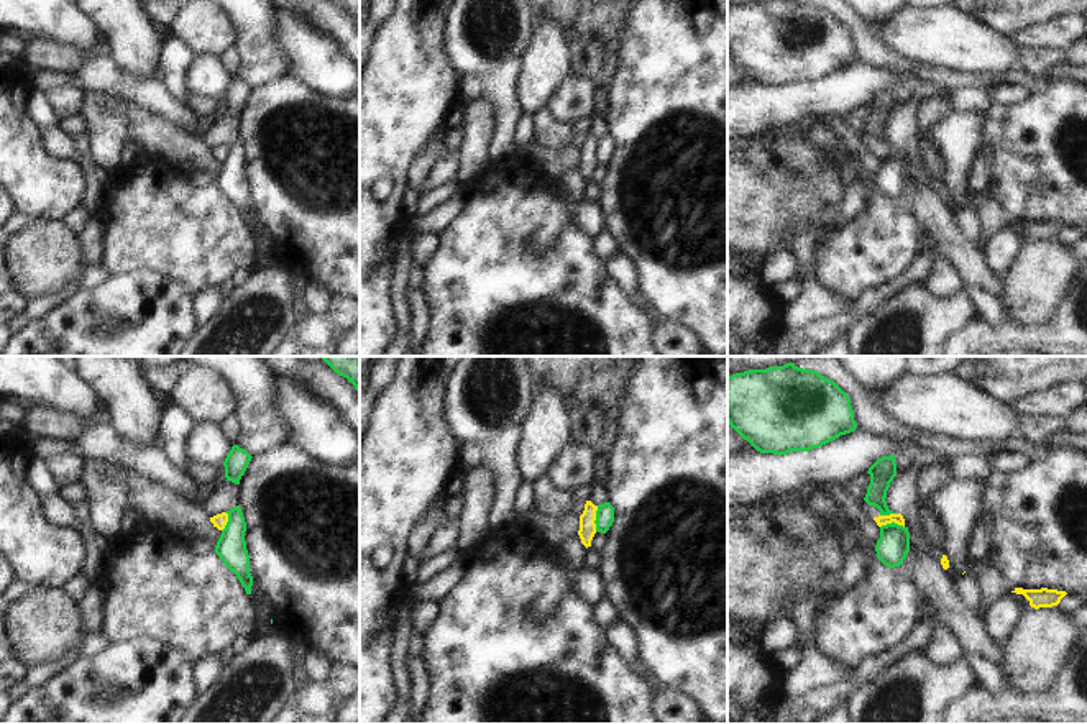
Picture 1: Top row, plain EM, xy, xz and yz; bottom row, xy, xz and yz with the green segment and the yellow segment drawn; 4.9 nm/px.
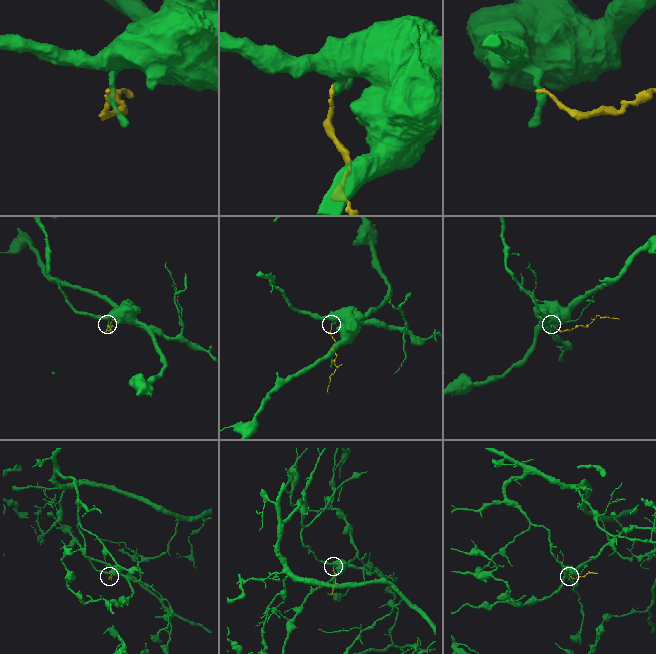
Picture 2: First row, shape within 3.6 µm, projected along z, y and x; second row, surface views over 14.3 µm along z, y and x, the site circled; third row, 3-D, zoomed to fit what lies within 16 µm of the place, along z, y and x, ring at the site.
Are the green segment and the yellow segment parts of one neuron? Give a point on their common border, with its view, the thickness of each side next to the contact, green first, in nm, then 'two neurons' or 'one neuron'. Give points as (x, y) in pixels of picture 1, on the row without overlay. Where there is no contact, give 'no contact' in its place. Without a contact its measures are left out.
xz (596, 151) | 100/80 nm | two neurons

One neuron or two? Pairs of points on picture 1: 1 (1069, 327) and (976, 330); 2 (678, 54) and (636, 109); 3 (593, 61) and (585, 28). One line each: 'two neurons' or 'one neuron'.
1: one neuron
2: one neuron
3: one neuron

